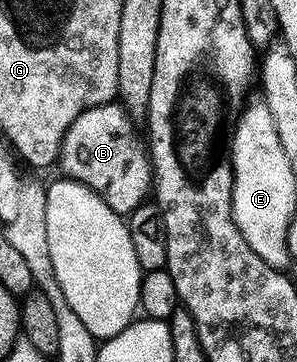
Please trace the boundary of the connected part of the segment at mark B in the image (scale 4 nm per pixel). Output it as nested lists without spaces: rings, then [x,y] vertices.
[[[119,101],[90,108],[70,124],[58,159],[63,177],[81,182],[94,191],[106,192],[110,208],[123,216],[132,214],[154,190],[152,160],[141,135],[140,138],[136,135],[136,126]]]

